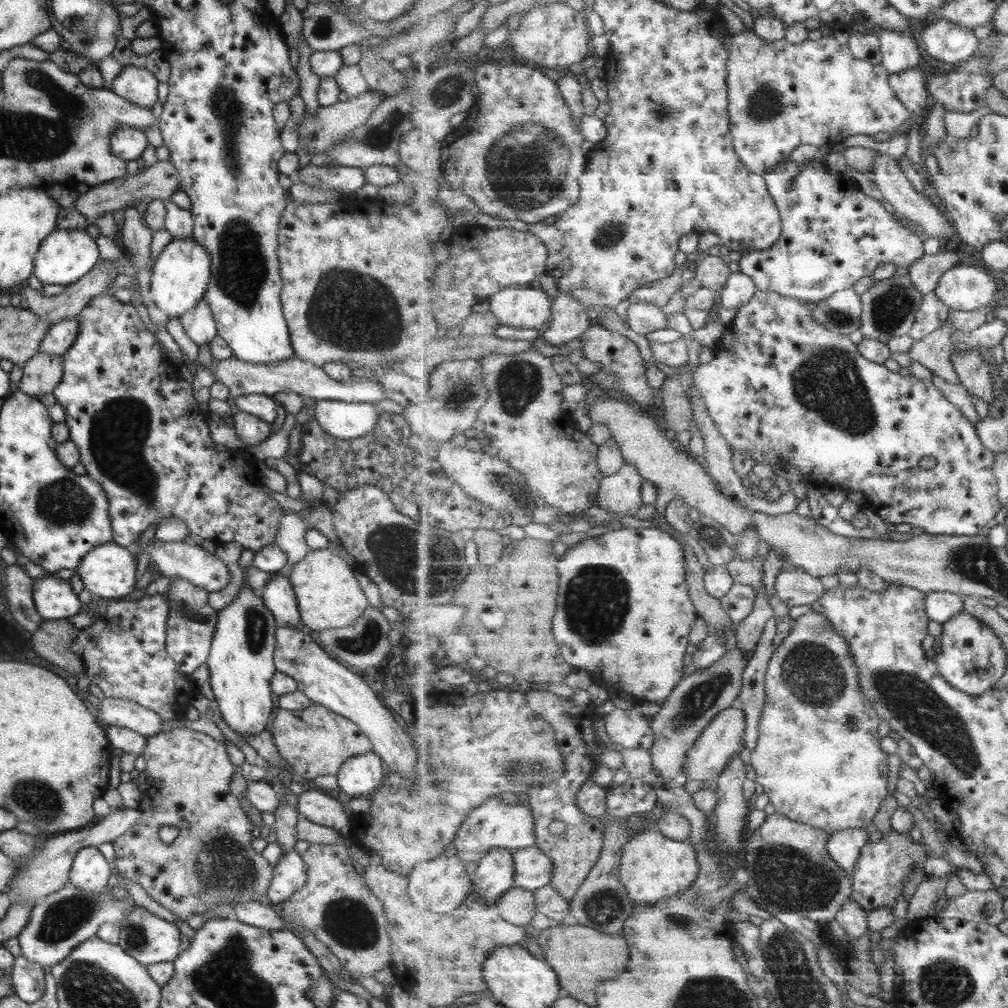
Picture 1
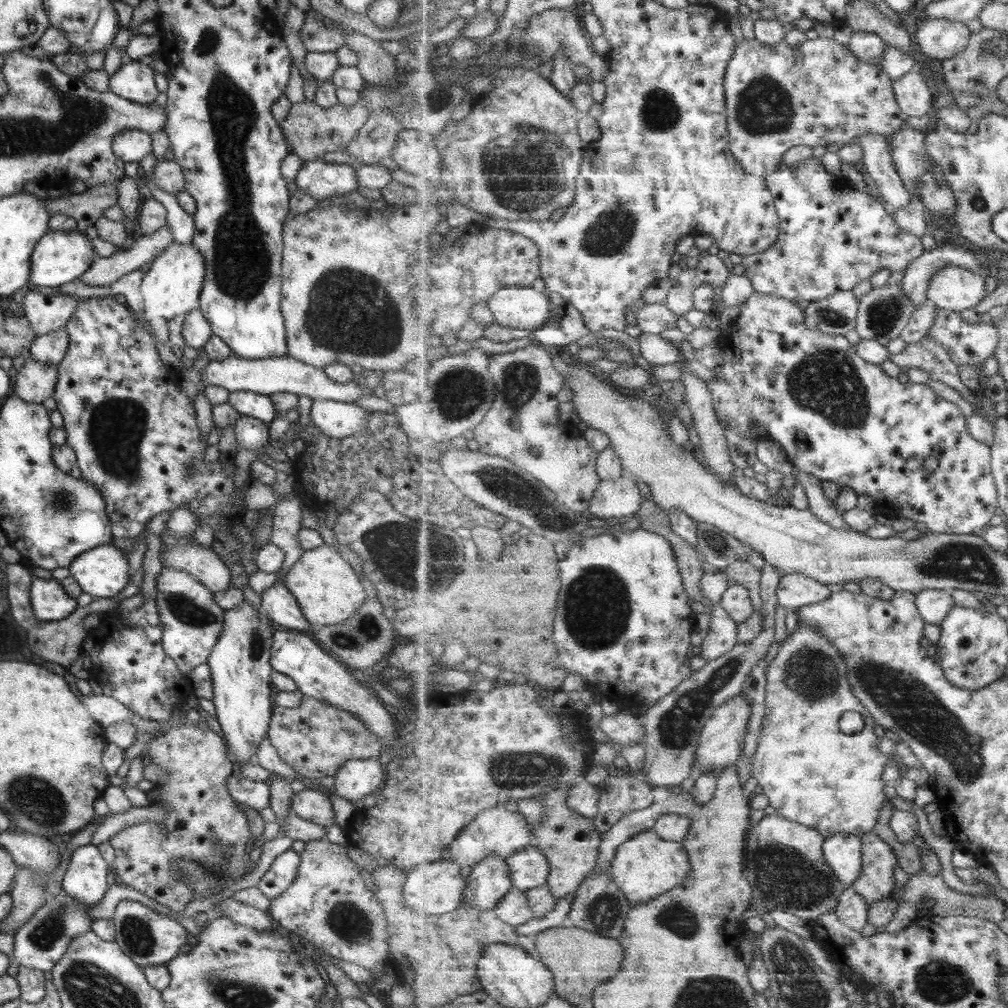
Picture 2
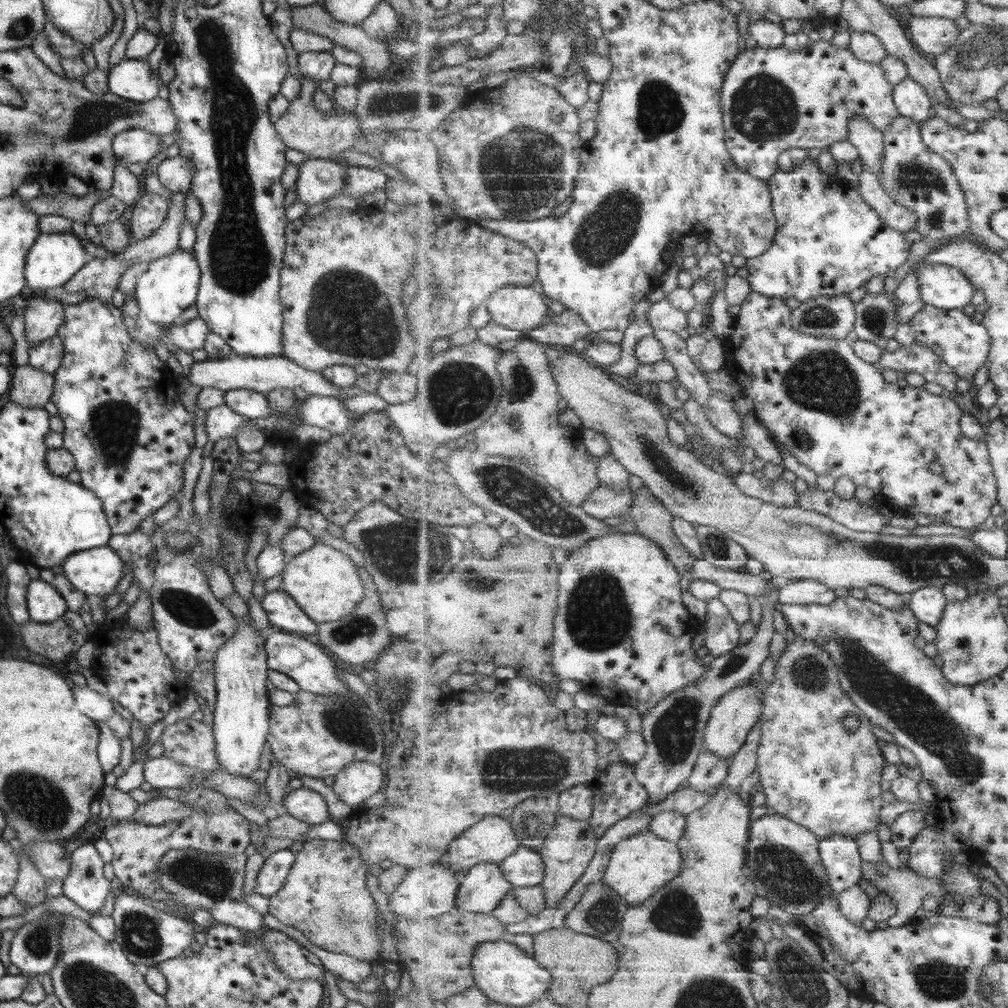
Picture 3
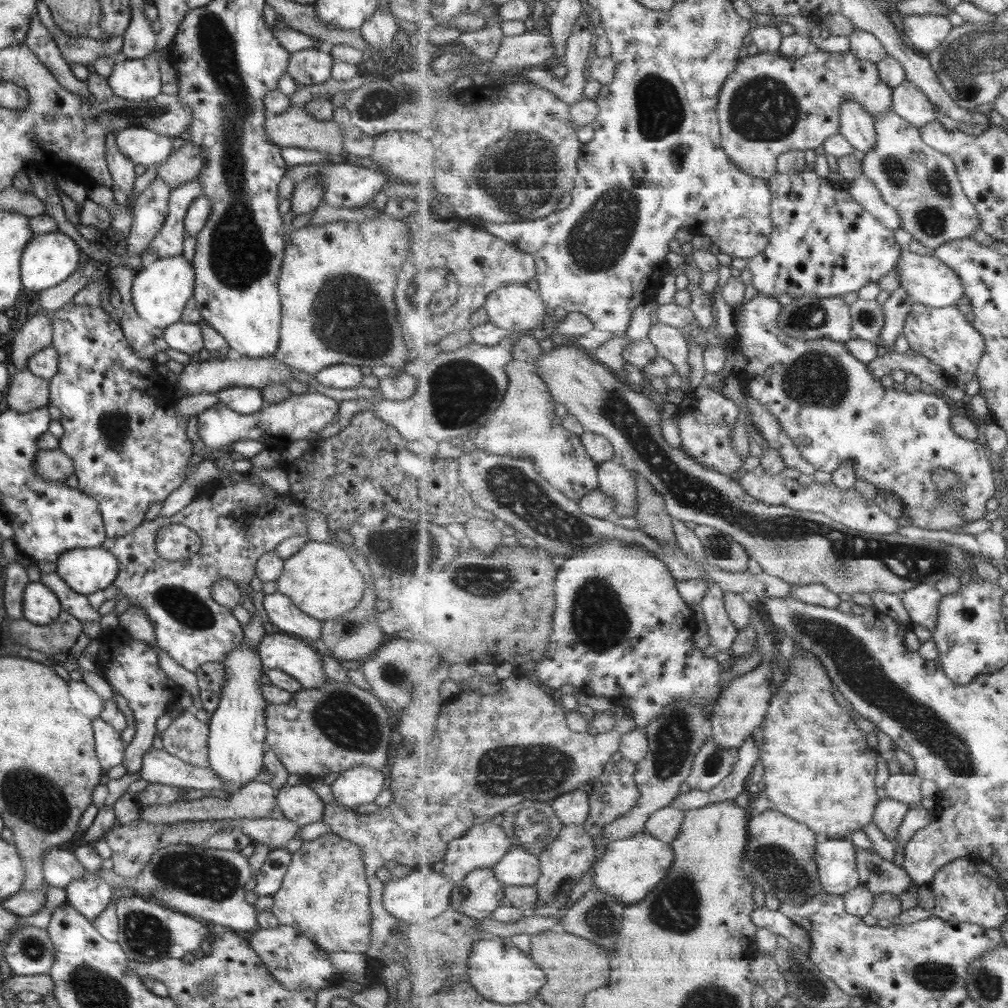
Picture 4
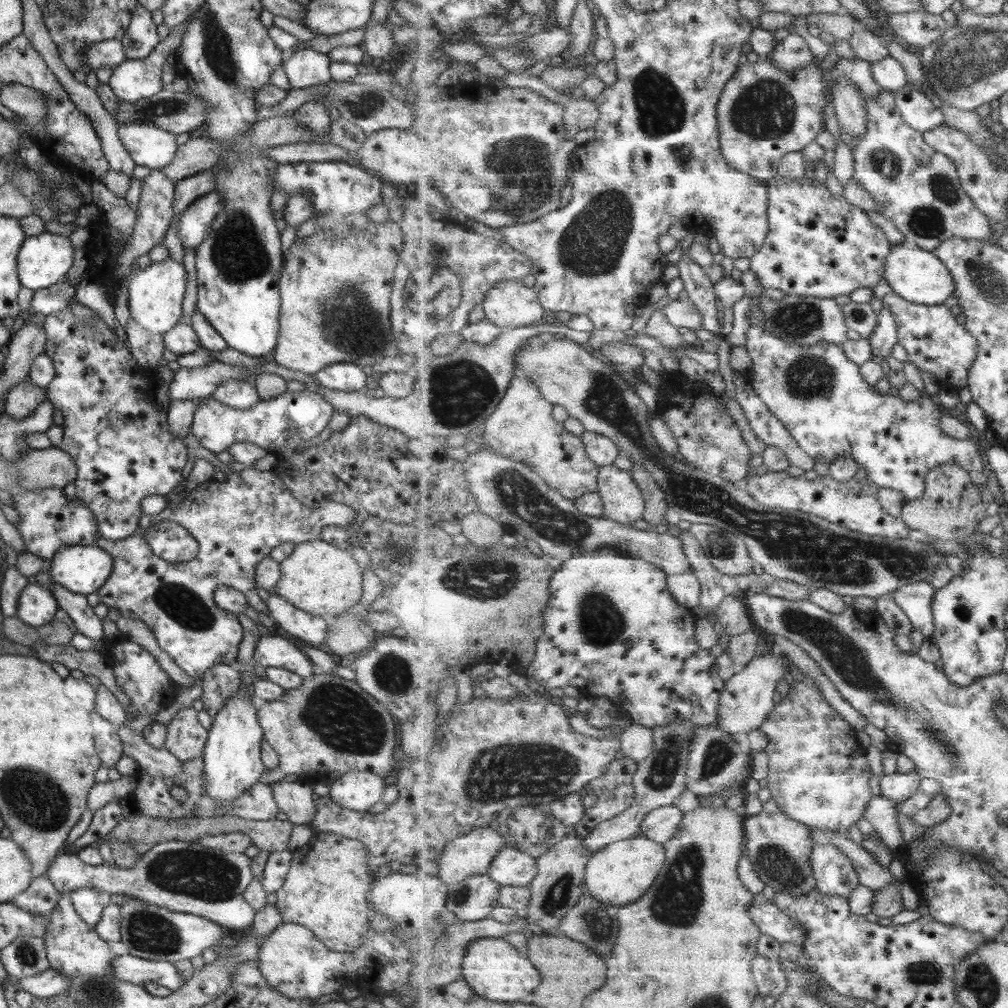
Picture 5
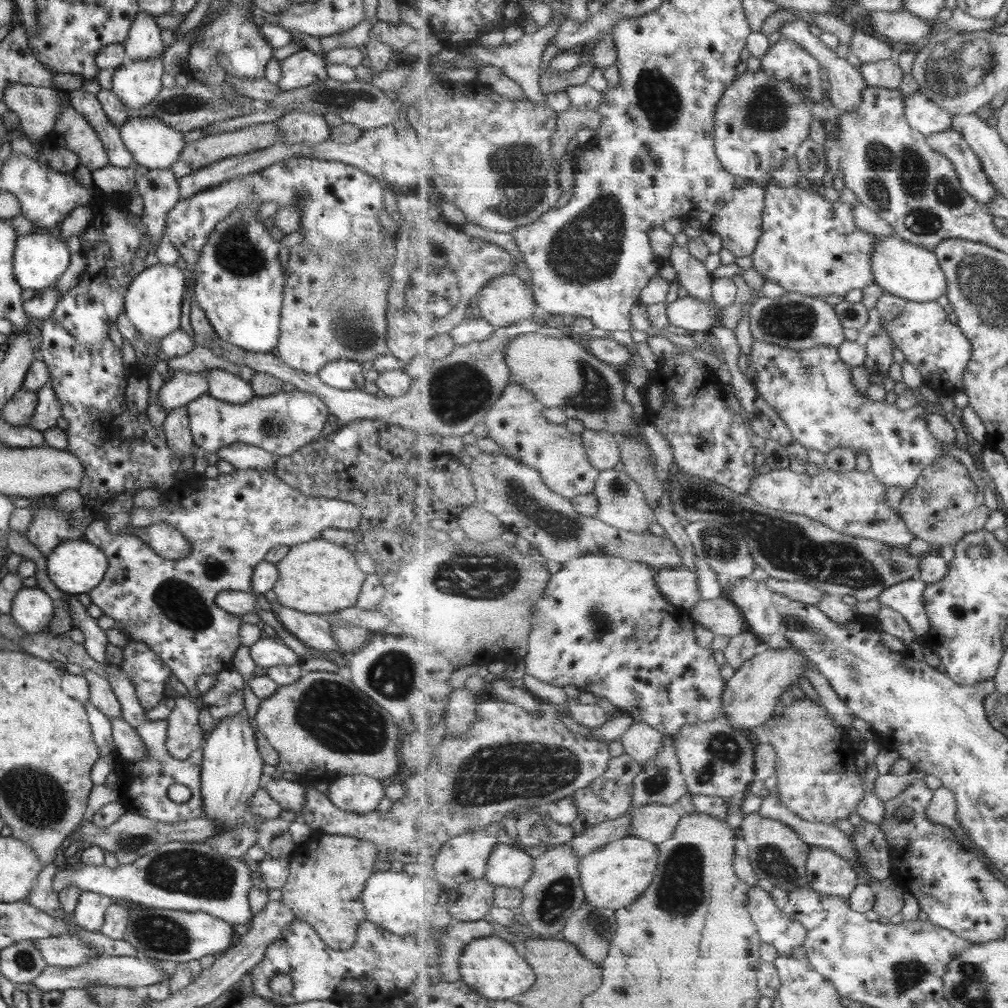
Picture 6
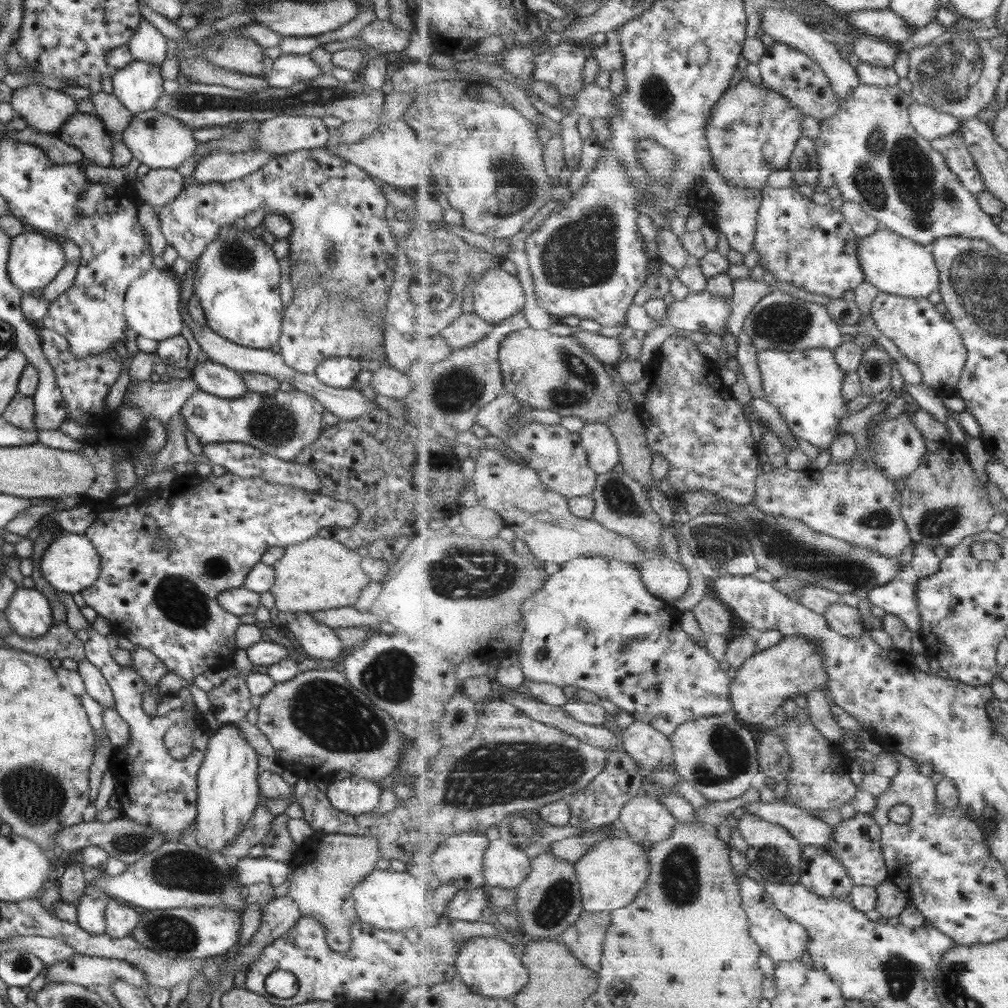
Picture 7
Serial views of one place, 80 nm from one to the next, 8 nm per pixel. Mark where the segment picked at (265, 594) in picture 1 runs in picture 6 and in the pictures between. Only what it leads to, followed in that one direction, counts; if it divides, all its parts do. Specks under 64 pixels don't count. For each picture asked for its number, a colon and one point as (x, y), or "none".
2: (277, 604)
3: (282, 613)
4: (284, 617)
5: (288, 621)
6: (313, 631)

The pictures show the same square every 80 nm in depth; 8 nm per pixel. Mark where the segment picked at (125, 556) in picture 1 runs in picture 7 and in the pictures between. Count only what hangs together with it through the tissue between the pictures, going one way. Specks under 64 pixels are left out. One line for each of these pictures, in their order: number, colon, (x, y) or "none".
2: (103, 572)
3: (97, 571)
4: (87, 570)
5: (81, 570)
6: (74, 567)
7: (69, 564)

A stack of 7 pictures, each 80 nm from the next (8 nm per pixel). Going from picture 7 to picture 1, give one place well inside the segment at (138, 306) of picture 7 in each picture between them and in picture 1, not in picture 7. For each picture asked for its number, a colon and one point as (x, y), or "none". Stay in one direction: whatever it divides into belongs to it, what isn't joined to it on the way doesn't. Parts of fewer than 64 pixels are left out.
1: (178, 277)
2: (170, 287)
3: (169, 284)
4: (158, 292)
5: (154, 294)
6: (152, 299)

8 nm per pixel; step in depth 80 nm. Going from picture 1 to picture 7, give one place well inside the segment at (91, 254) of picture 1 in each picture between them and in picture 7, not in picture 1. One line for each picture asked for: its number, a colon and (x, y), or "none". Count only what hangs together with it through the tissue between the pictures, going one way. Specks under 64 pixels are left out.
2: (59, 256)
3: (52, 259)
4: (46, 259)
5: (43, 259)
6: (38, 260)
7: (33, 260)

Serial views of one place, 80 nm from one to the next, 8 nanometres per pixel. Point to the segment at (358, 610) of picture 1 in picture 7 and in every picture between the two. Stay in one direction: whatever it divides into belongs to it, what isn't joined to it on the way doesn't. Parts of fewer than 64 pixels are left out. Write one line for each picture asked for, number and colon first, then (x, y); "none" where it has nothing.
2: (326, 589)
3: (323, 582)
4: (320, 580)
5: (319, 579)
6: (318, 577)
7: (319, 573)

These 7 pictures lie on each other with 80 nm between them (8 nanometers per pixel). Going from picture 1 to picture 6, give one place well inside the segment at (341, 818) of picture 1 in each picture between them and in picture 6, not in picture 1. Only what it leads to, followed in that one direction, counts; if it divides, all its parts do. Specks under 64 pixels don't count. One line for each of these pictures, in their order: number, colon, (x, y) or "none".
2: (308, 804)
3: (304, 804)
4: (299, 804)
5: (294, 799)
6: (290, 795)

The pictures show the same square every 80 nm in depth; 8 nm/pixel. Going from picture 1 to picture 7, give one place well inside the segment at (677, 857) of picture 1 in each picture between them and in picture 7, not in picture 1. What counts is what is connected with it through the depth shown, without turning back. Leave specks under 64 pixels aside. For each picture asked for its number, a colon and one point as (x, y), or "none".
2: (644, 867)
3: (644, 863)
4: (631, 868)
5: (621, 873)
6: (614, 876)
7: (612, 873)

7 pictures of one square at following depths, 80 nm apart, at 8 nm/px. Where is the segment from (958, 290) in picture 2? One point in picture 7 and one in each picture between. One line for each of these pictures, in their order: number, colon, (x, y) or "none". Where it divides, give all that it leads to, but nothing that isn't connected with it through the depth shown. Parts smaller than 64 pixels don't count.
3: (943, 286)
4: (929, 281)
5: (919, 275)
6: (909, 270)
7: (896, 265)

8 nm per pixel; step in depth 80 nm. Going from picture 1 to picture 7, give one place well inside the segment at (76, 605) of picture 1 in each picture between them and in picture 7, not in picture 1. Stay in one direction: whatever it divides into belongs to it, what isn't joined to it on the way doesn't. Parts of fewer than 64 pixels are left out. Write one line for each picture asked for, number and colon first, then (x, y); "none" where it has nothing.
2: (48, 601)
3: (44, 605)
4: (40, 607)
5: (36, 606)
6: (31, 610)
7: (28, 613)

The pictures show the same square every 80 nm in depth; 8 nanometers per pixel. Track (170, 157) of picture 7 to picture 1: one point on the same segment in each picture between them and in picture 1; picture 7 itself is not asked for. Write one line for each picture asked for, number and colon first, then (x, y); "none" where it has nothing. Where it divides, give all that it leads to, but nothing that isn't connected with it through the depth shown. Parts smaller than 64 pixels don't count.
1: (126, 143)
2: (132, 145)
3: (132, 146)
4: (141, 146)
5: (149, 146)
6: (152, 143)

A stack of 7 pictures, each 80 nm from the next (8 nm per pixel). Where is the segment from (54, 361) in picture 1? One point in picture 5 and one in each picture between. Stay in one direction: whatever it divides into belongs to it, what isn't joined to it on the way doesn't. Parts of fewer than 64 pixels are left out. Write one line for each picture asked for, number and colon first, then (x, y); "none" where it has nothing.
2: (34, 382)
3: (30, 388)
4: (26, 392)
5: (21, 400)

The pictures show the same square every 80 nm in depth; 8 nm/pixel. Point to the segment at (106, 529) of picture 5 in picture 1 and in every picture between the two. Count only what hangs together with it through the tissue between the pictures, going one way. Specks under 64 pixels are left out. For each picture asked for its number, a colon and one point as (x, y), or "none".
1: (140, 435)
2: (133, 432)
3: (128, 434)
4: (128, 448)

